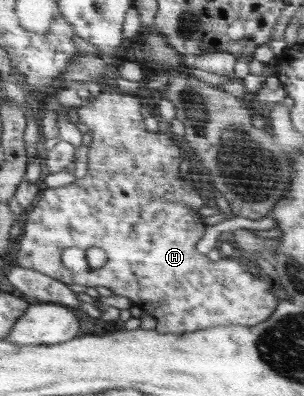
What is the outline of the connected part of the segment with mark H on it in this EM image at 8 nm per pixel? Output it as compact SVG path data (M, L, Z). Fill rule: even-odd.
M77 53L71 61L71 67L60 78L62 84L58 80L52 89L62 91L79 82L97 82L102 87L98 96L84 102L77 110L80 122L92 133L92 142L88 146L87 172L72 184L41 191L32 210L27 214L26 224L20 234L16 264L46 273L67 285L106 286L113 294L129 298L136 313L143 310L150 312L156 319L155 329L159 333L186 334L218 325L254 326L268 320L275 314L278 302L276 296L270 294L270 288L262 282L262 278L254 280L230 257L213 261L196 252L196 242L204 234L202 218L198 213L202 198L198 194L194 196L194 192L182 190L184 180L178 178L180 150L170 142L166 129L161 134L146 132L144 120L140 116L140 102L134 98L134 94L119 92L110 80L111 75L111 71L107 71L103 64L102 56ZM92 246L102 248L108 256L104 266L74 274L60 262L60 256L66 248L88 250Z

